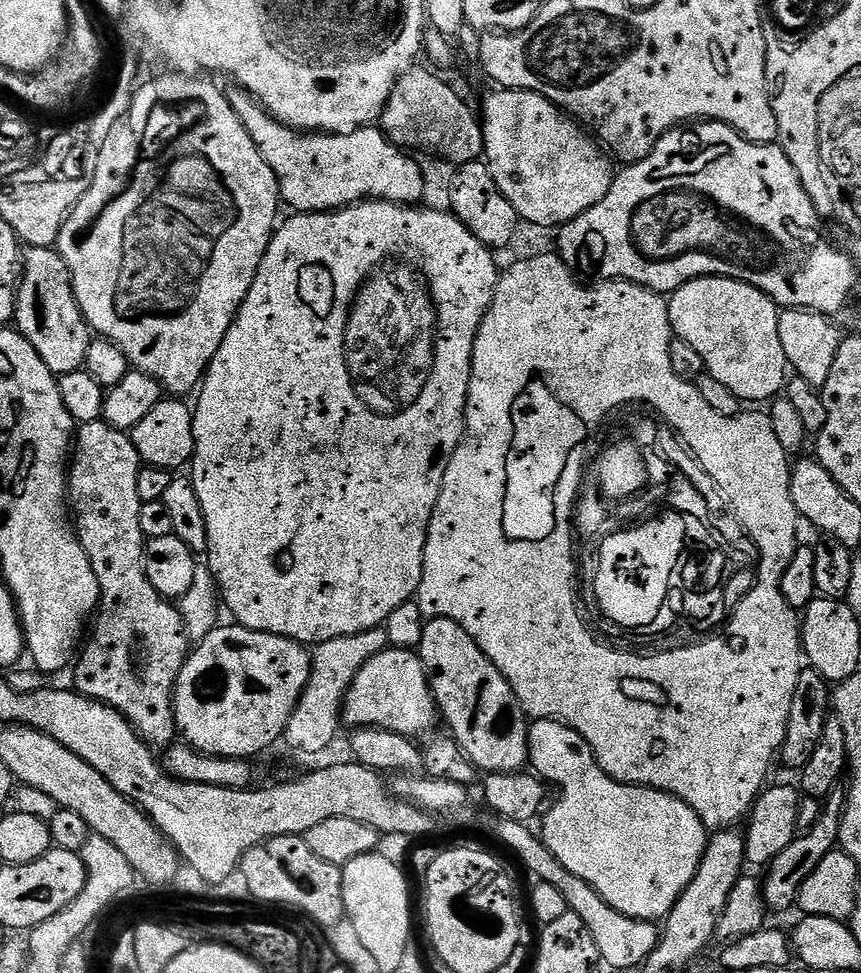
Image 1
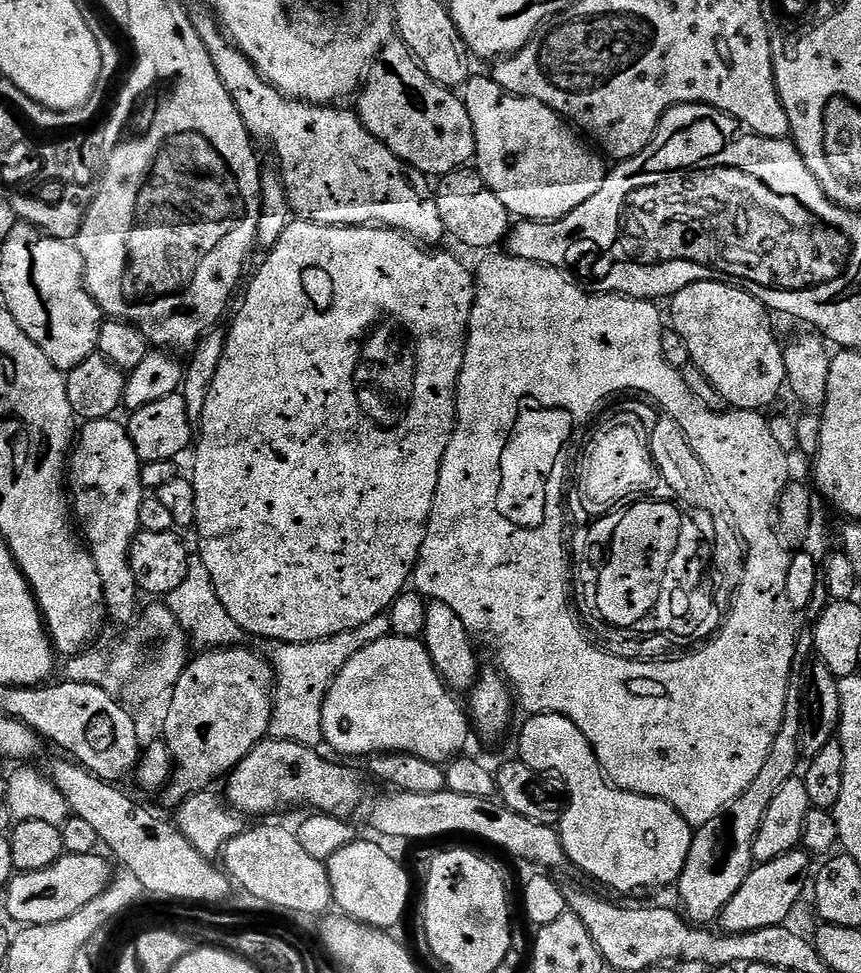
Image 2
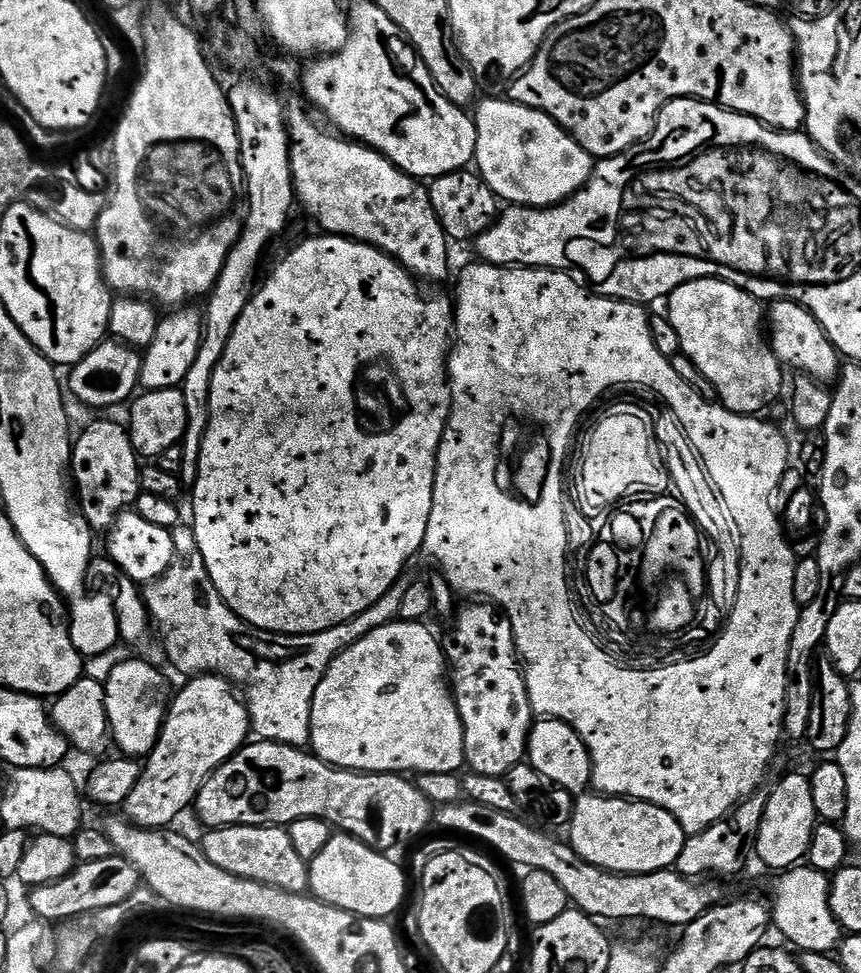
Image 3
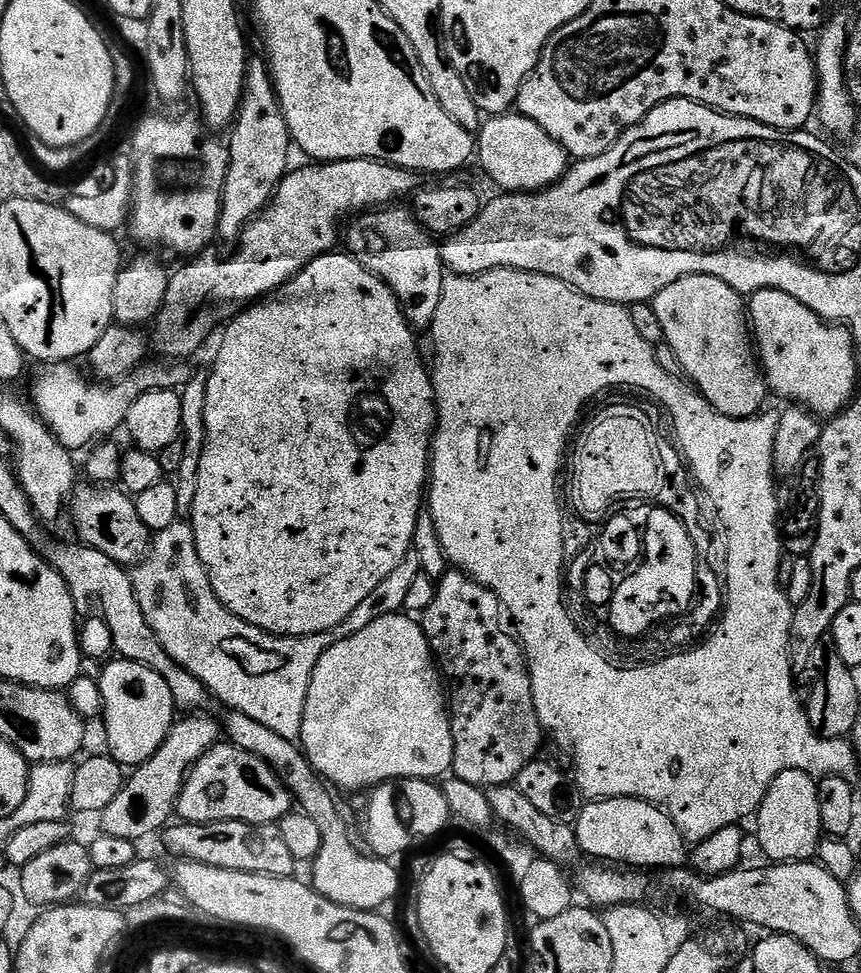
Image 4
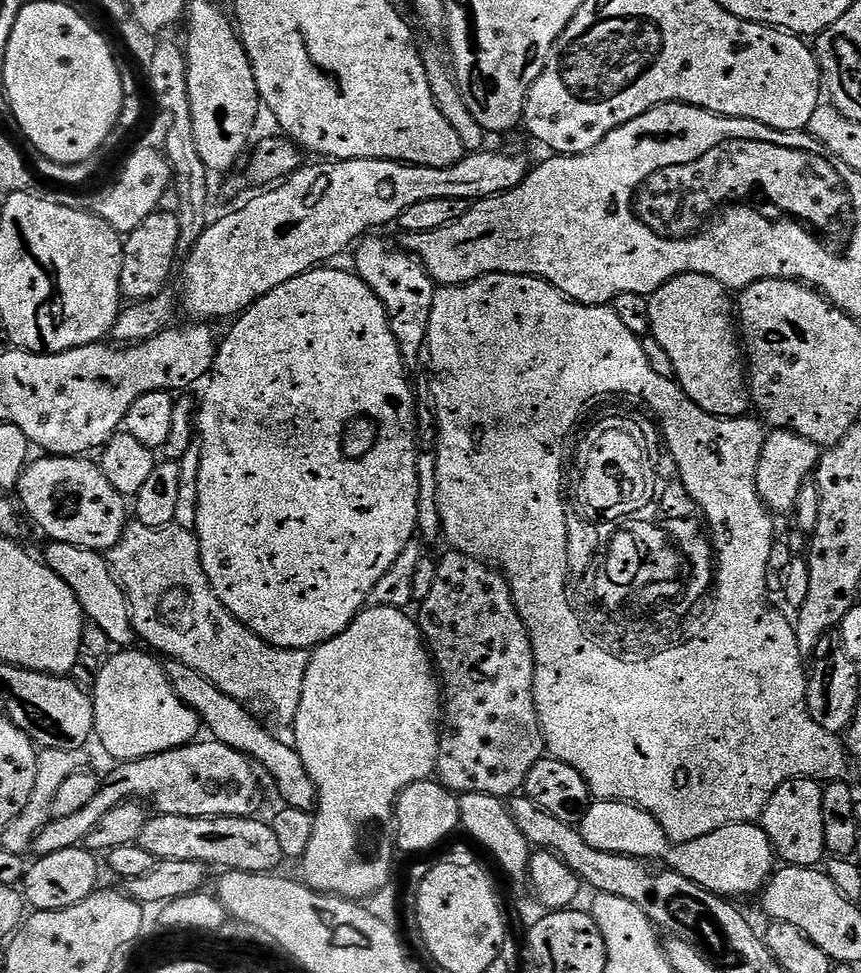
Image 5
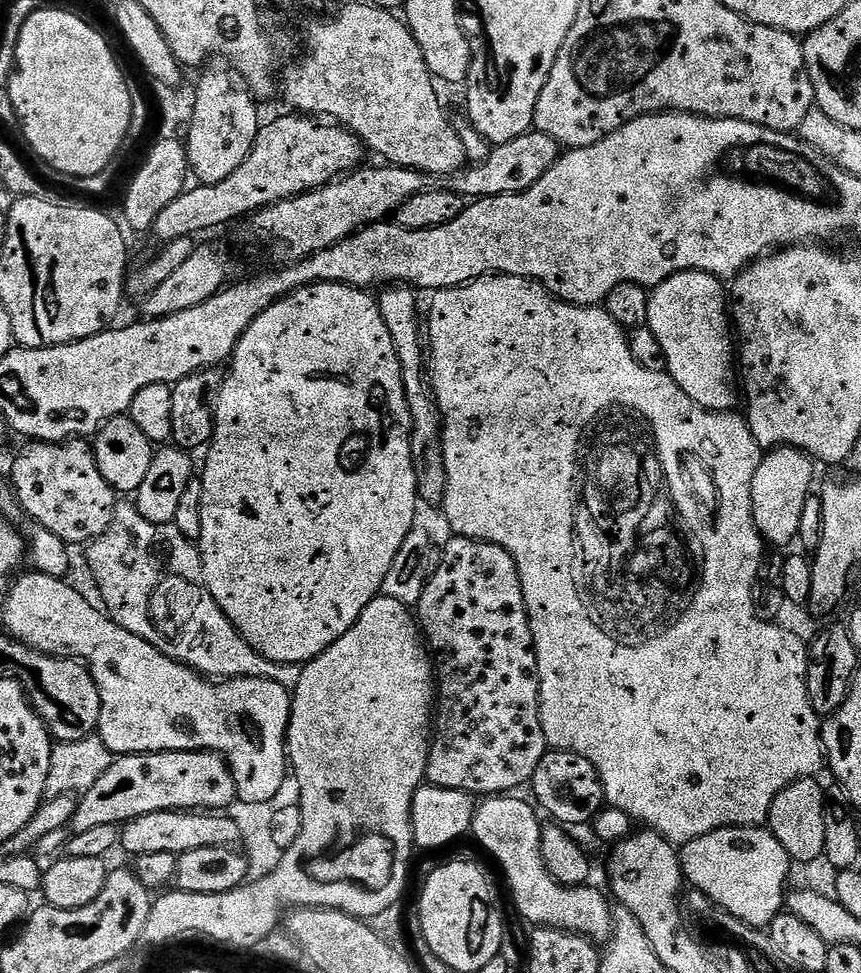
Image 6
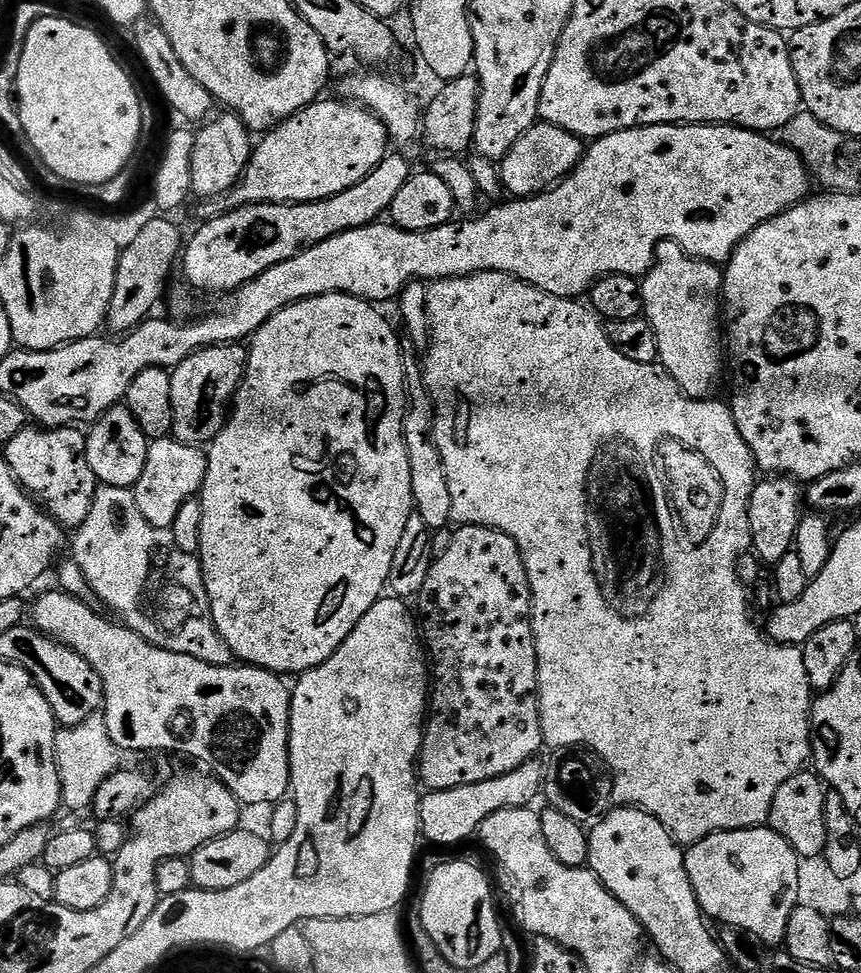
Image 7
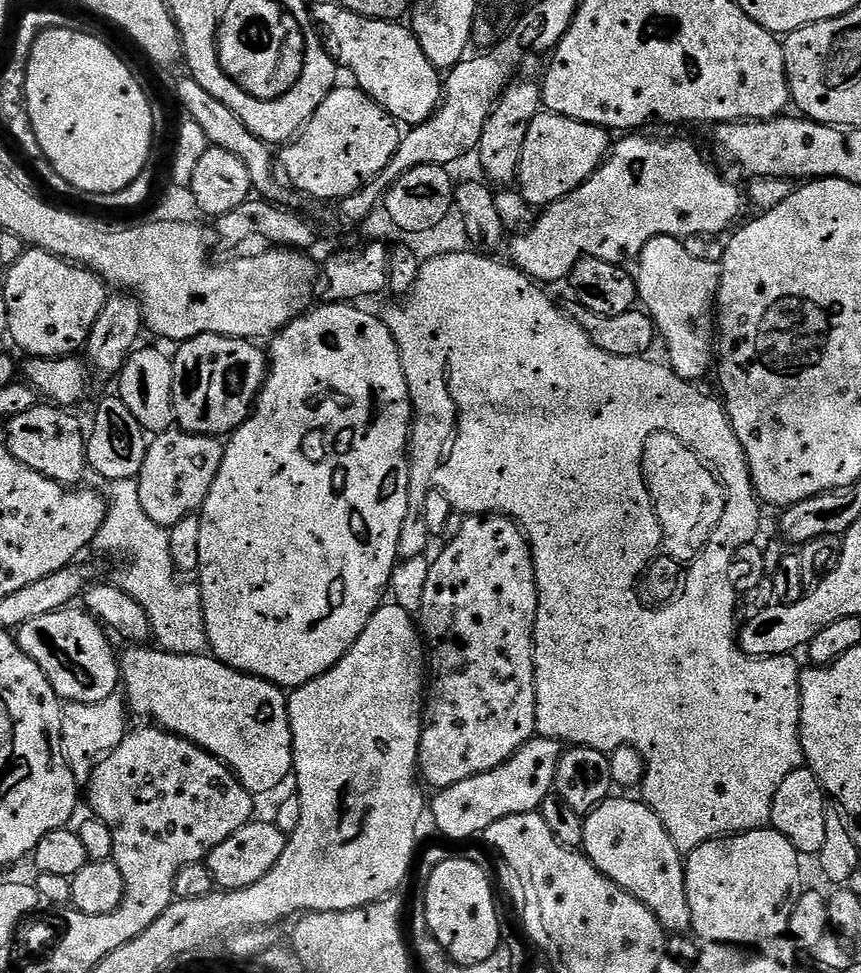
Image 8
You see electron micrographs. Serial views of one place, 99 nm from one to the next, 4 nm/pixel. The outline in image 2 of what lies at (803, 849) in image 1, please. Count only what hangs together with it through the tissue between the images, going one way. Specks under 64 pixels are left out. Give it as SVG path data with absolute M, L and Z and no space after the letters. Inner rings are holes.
M793 850L765 864L756 864L746 882L742 882L738 894L734 894L730 902L726 902L724 912L718 921L719 927L724 927L721 929L729 934L766 930L766 926L787 925L788 915L795 910L796 903L806 896L804 879L808 876L808 860L808 852Z

